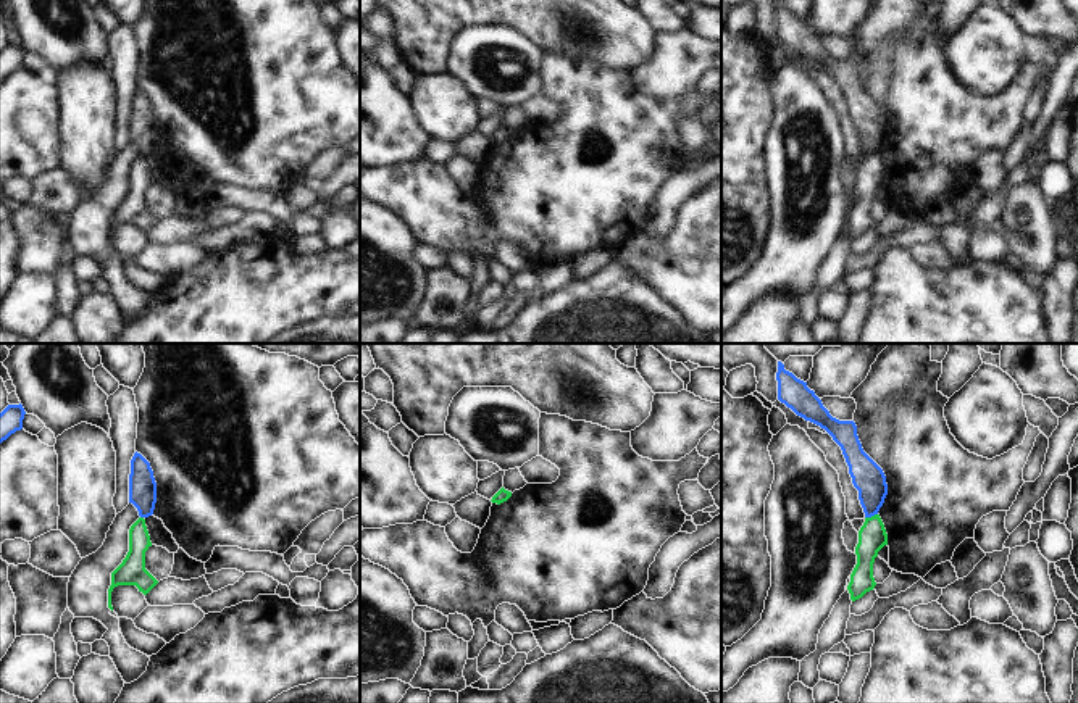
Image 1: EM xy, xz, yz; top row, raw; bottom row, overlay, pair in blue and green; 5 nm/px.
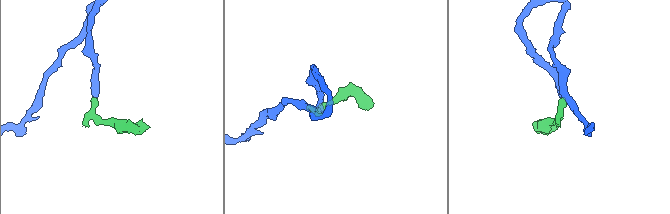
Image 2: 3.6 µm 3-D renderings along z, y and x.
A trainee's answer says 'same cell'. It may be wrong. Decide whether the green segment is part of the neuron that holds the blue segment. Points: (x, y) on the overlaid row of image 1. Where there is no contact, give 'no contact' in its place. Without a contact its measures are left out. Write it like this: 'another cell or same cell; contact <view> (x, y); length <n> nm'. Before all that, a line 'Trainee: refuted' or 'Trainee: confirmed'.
Trainee: refuted
another cell; contact yz (870, 516); length 70 nm

